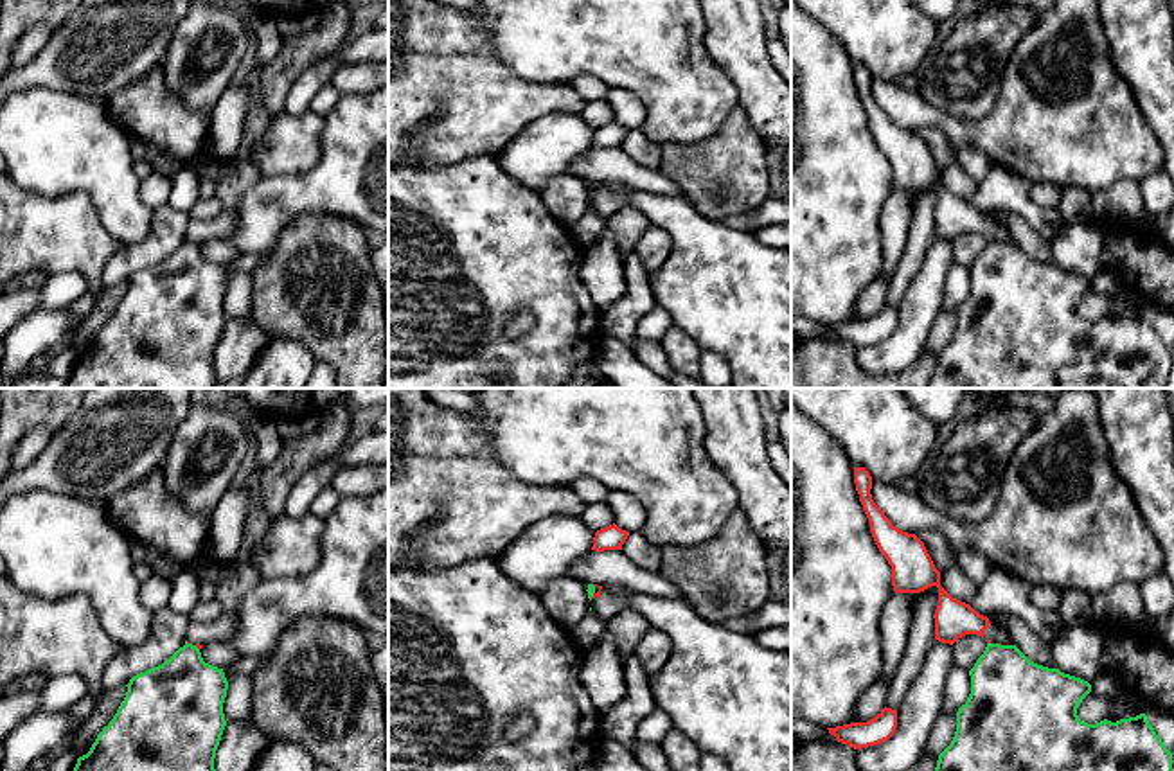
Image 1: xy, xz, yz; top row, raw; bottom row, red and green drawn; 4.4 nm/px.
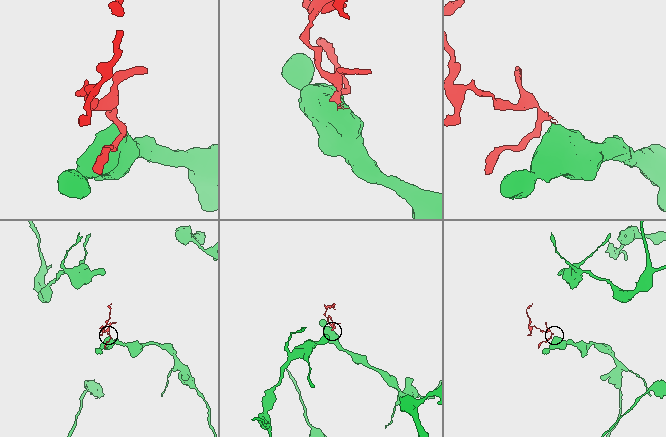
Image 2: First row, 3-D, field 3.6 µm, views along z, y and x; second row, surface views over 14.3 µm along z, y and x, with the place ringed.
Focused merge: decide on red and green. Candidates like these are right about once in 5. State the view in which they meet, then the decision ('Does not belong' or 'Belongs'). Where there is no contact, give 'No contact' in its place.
Touches red in xz. Does not belong

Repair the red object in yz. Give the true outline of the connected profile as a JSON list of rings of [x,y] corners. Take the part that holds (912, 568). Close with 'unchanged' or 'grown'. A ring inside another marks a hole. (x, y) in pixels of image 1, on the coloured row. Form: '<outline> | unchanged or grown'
[[[854,467],[854,483],[868,518],[872,537],[892,566],[894,591],[921,593],[931,586],[938,588],[935,640],[953,645],[965,634],[978,634],[987,643],[1014,645],[1007,629],[994,627],[987,616],[976,613],[969,604],[953,598],[940,586],[940,572],[935,568],[924,543],[915,534],[894,527],[874,503],[870,494],[872,476],[865,467]]] | grown

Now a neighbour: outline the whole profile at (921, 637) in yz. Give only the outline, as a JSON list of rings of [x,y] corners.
[[[931,586],[924,589],[917,600],[913,622],[903,660],[895,676],[890,681],[886,694],[886,708],[897,710],[906,696],[912,681],[922,669],[928,651],[935,642],[935,609],[938,606],[938,588]]]

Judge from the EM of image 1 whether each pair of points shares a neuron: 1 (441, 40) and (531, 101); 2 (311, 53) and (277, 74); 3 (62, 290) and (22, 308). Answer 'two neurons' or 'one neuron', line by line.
1: one neuron
2: one neuron
3: one neuron

